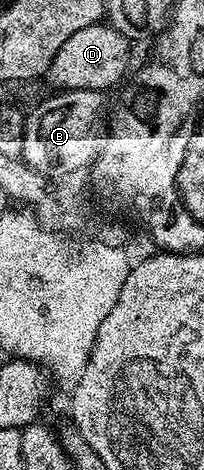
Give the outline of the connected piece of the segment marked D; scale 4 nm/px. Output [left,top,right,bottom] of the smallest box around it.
[46,23,128,93]

